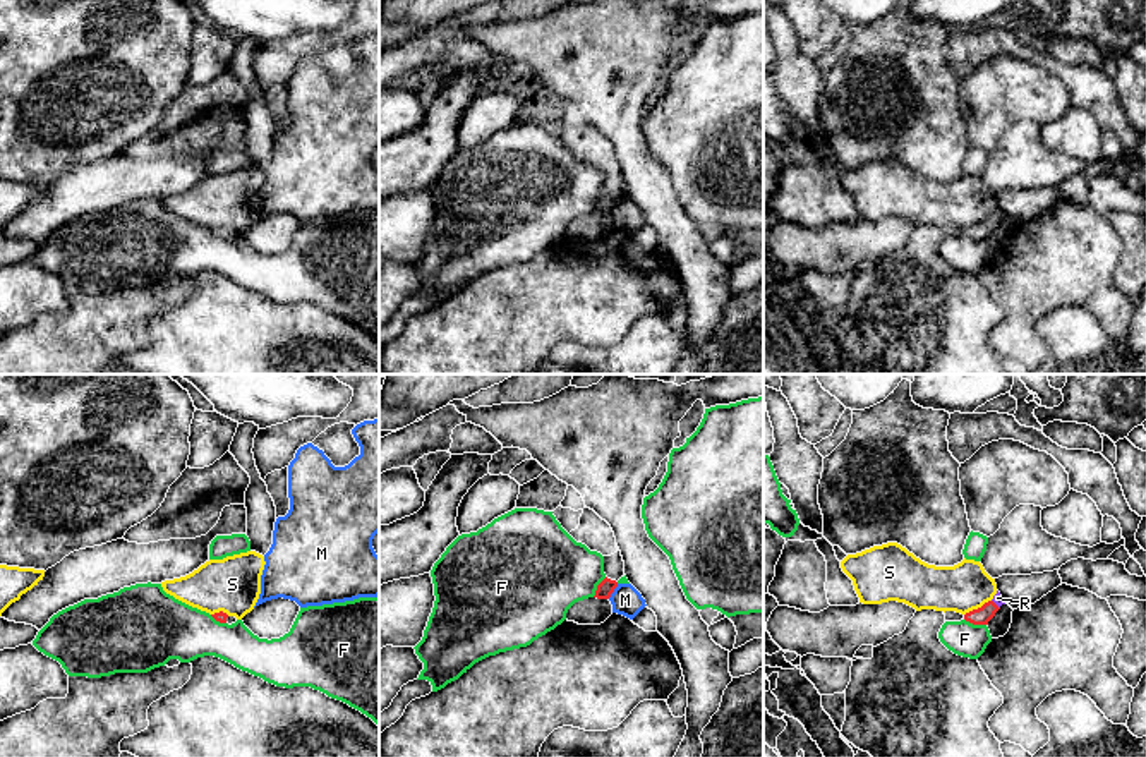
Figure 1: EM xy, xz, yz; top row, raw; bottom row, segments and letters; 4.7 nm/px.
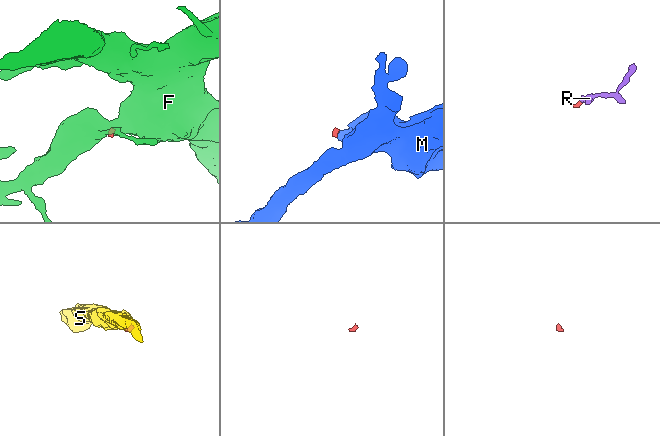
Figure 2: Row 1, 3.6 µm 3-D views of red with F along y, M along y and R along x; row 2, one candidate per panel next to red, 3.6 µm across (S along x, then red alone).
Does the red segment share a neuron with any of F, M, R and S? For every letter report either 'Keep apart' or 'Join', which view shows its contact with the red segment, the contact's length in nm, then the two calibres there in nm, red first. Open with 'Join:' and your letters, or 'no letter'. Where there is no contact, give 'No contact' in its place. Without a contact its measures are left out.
Join: R
F: Keep apart. Touches red in yz. Shared border 110 nm. Thickness 80 nm (red) against 160 nm
M: Keep apart. Touches red in xz. Shared border 90 nm. Thickness 80 nm (red) against 140 nm
R: Join. Touches red in yz. Shared border 60 nm. Thickness 80 nm (red) against 50 nm
S: Keep apart. Touches red in yz. Shared border 150 nm. Thickness 80 nm (red) against 220 nm

